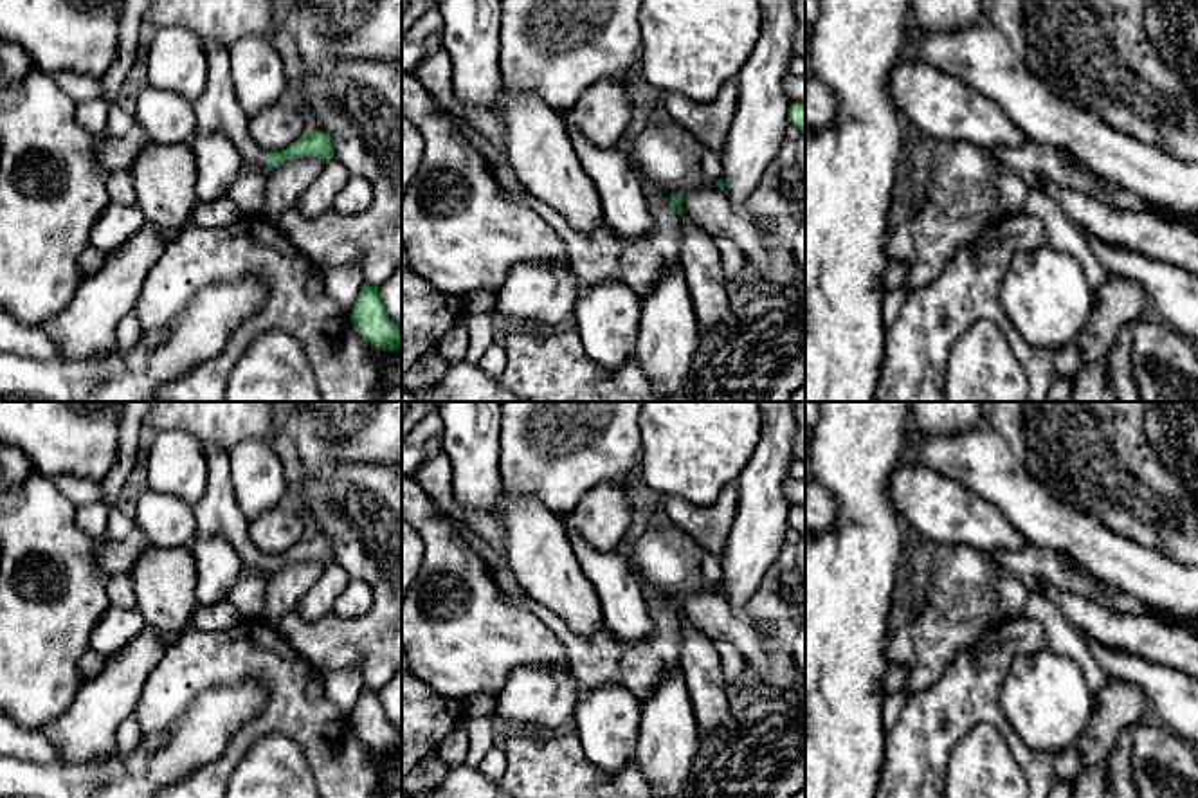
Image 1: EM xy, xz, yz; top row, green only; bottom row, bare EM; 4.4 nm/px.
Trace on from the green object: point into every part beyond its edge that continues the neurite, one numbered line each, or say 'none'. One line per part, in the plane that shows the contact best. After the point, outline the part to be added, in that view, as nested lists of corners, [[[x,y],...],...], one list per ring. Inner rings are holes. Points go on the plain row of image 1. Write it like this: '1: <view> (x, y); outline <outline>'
1: xy (217, 512); outline [[[207,445],[207,488],[202,499],[193,506],[196,533],[195,540],[207,537],[223,537],[240,555],[243,567],[252,575],[265,576],[267,555],[261,553],[249,535],[249,521],[232,492],[229,476],[229,454],[216,445]]]

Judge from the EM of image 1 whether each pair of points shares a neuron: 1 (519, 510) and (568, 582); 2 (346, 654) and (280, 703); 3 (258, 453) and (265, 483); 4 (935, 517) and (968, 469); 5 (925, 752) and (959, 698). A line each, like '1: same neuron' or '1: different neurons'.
1: same neuron
2: different neurons
3: same neuron
4: different neurons
5: same neuron

